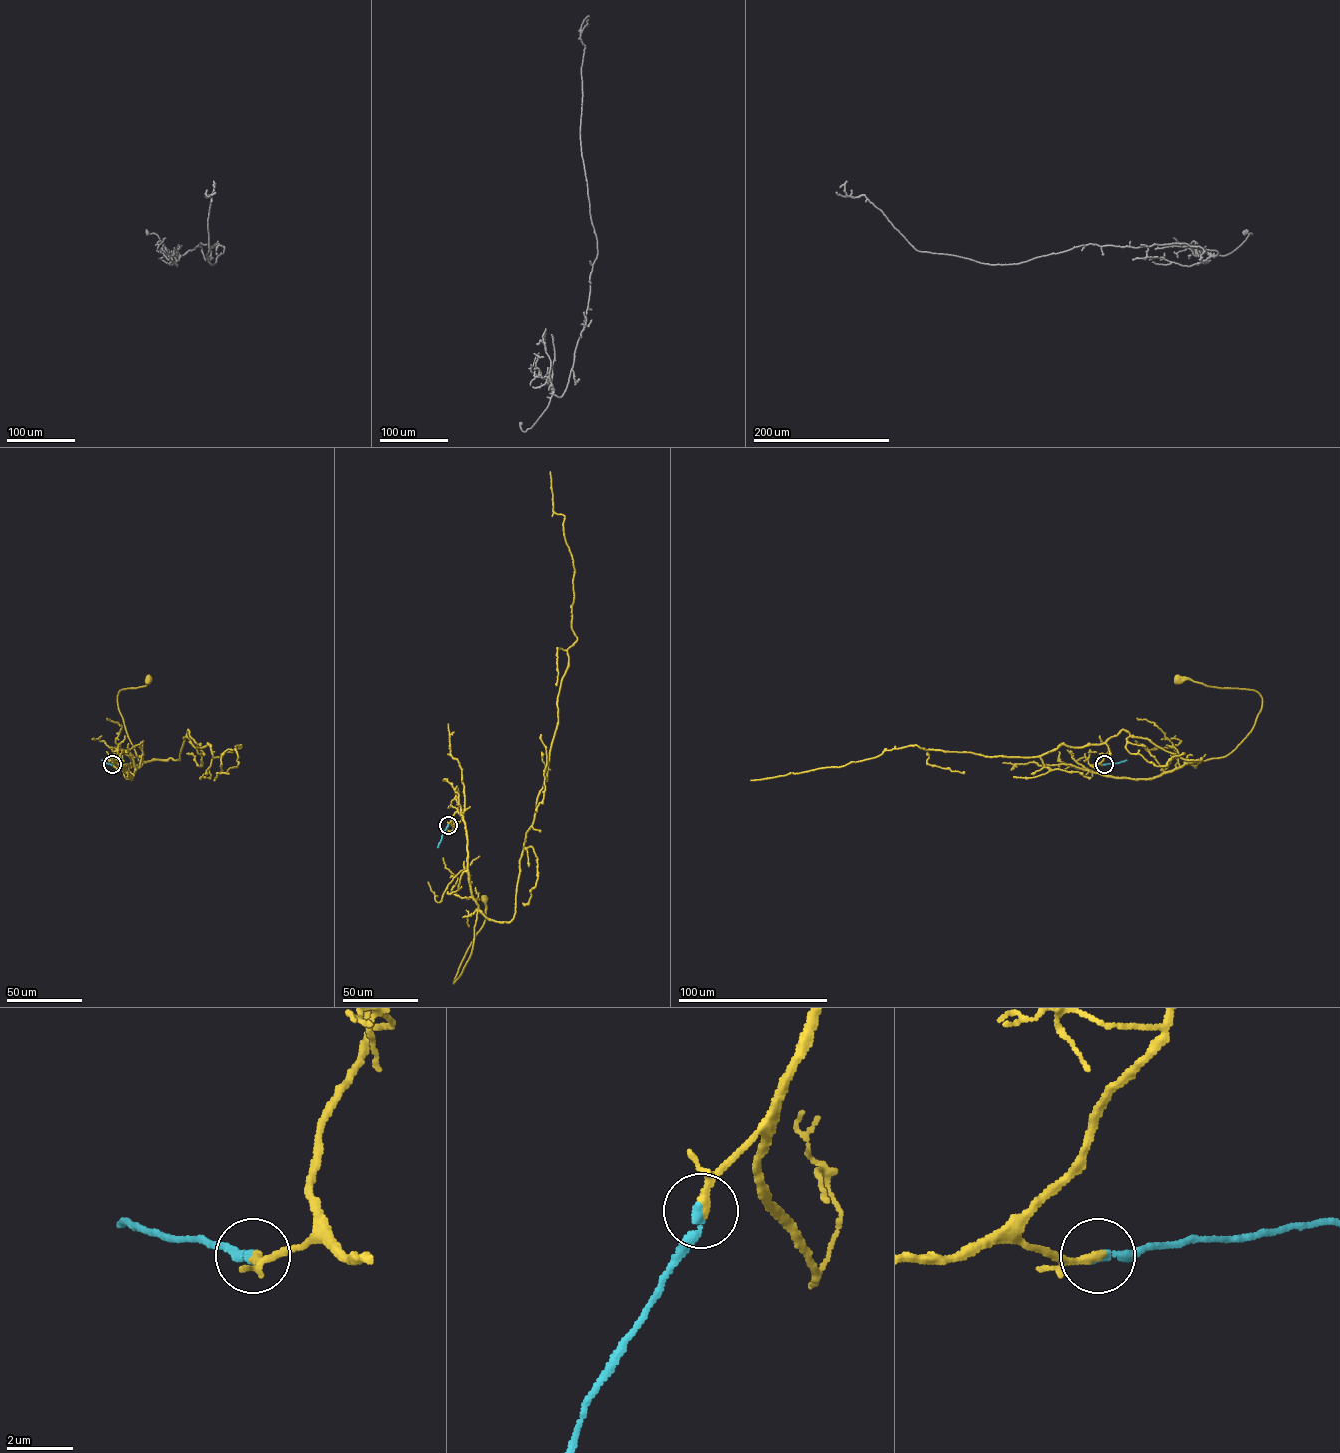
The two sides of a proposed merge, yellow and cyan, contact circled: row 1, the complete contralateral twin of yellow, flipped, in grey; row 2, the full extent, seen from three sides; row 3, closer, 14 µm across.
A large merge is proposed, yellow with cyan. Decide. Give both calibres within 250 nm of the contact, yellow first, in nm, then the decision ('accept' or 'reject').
190/320 nm | accept

